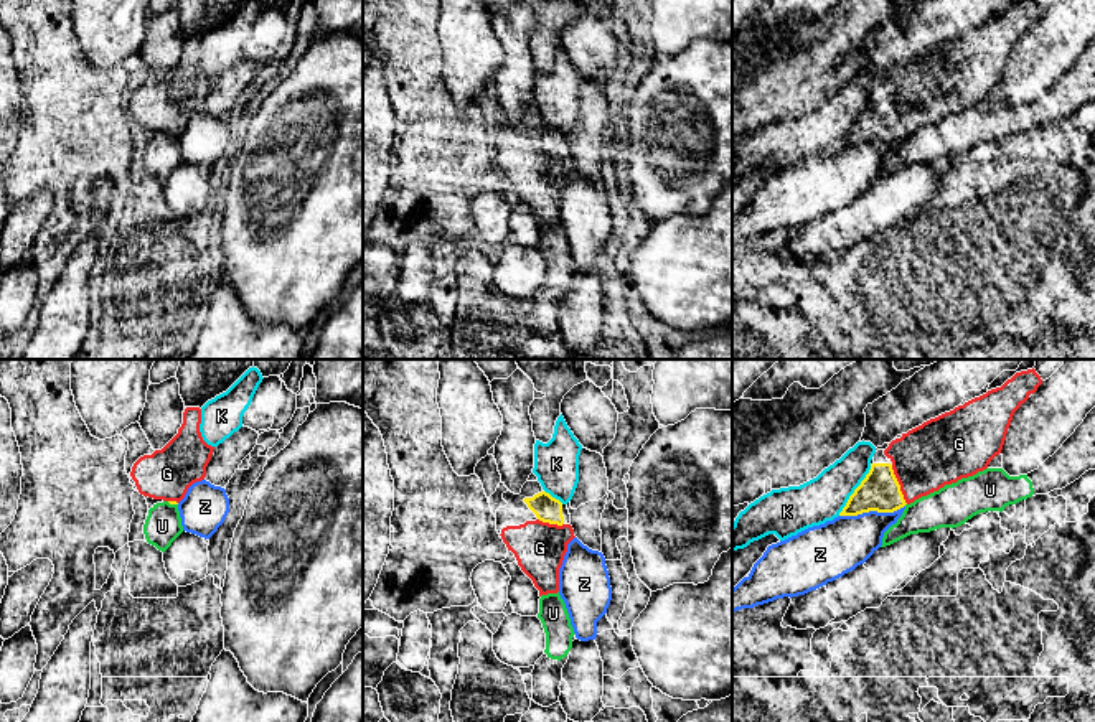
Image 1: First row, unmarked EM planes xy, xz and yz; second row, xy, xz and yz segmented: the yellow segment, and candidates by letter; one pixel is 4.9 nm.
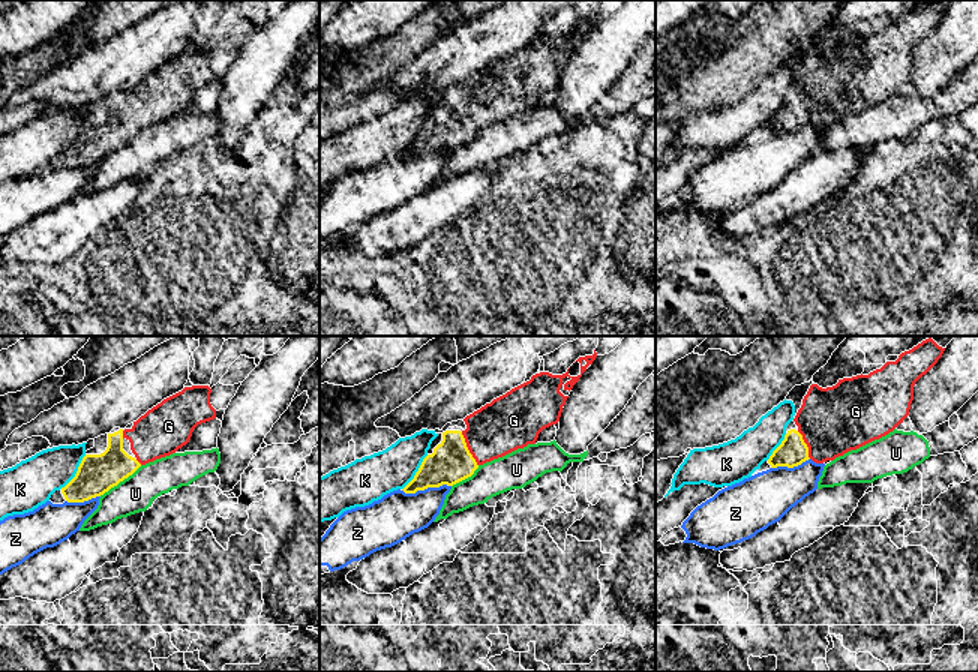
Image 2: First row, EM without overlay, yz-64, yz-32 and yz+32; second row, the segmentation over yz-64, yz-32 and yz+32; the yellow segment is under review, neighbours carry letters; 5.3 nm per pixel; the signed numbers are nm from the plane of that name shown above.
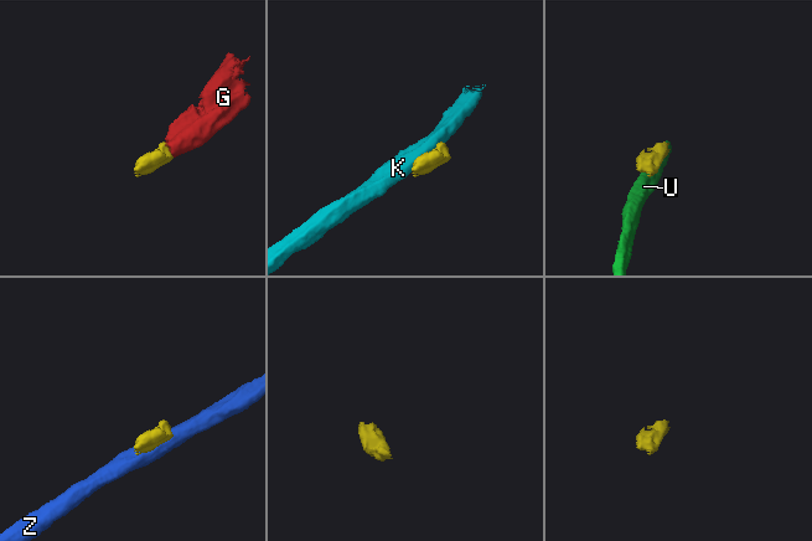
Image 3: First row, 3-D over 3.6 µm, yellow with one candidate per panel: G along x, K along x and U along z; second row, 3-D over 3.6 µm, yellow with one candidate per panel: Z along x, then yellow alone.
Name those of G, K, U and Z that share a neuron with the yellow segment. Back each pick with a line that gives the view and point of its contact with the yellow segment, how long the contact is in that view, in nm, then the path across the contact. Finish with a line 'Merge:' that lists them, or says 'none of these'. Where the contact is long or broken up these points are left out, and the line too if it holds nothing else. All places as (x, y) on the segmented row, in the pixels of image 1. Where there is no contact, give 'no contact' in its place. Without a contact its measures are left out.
G: meets yellow in yz at (899, 485); contact 200 nm long; runs through yz (879, 492), (899, 485), (939, 452)
Merge: G

